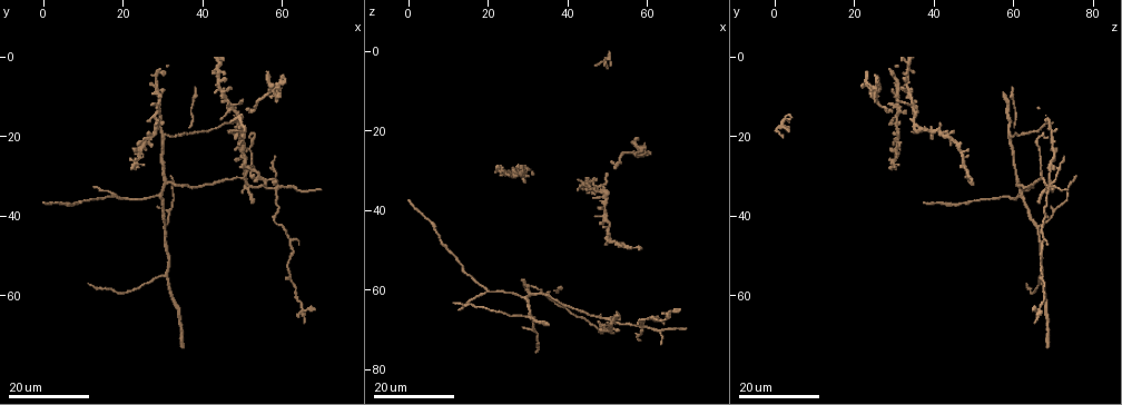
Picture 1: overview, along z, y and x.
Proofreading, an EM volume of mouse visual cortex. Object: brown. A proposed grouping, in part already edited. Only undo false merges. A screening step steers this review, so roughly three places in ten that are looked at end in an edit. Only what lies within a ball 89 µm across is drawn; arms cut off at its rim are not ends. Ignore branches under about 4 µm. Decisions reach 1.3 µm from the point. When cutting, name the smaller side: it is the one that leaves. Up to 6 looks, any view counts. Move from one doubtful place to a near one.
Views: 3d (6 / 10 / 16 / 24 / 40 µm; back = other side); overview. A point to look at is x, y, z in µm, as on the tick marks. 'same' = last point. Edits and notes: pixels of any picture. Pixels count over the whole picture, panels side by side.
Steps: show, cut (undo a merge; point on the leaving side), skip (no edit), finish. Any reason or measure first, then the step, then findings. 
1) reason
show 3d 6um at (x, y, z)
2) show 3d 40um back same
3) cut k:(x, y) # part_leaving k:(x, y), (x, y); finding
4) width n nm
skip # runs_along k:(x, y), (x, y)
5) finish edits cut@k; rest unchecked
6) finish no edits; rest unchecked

three arms meet
show 3d 24um at (31.0, 42.5, 66.5)

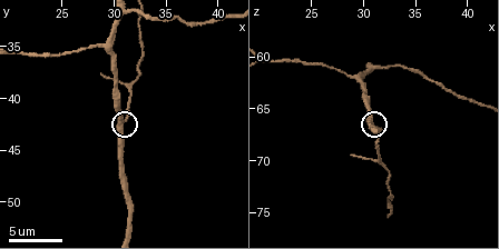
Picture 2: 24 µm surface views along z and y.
closer look
show 3d 10um same

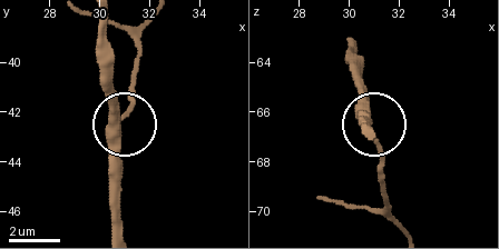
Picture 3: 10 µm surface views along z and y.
skip # runs_along 3:(348, 38), (348, 62), (384, 187); continuous, no second neuron

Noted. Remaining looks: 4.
four arms meet
show 3d 24um at (47.5, 12.0, 34.5)

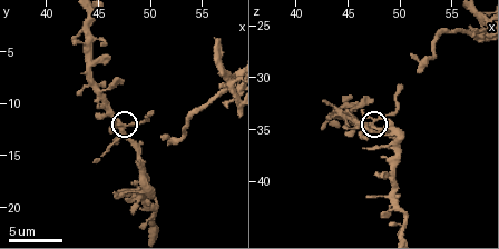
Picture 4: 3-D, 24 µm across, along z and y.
show 3d 6um at (47.4, 12.4, 34.0)

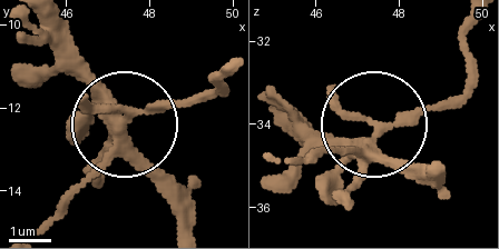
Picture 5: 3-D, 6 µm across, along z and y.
skip # runs_along 5:(186, 220), (123, 115), (51, 43); one neuron here

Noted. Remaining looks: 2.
a fork
show 3d 16um at (58.5, 33.0, 68.5)

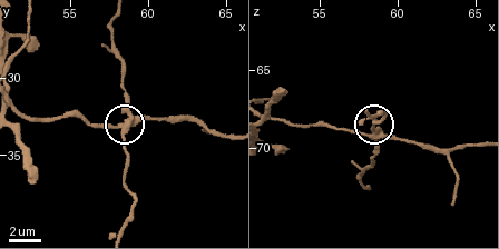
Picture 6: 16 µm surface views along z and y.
show 3d 6um at (58.6, 33.6, 68.8)

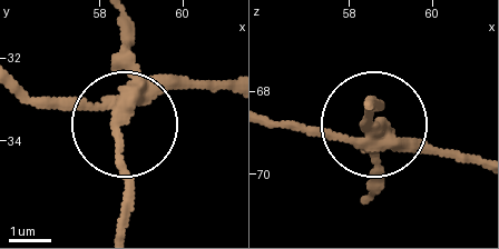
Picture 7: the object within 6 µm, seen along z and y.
width 270 nm
cut 7:(134, 33) # part_leaving 7:(133, 98), (125, 222); a second neuron is stuck on

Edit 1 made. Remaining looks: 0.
finish edits cut@7; rest unchecked

